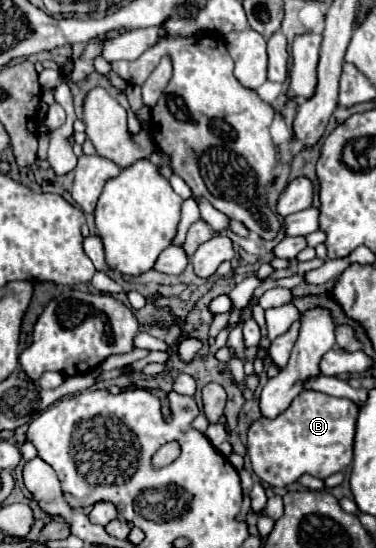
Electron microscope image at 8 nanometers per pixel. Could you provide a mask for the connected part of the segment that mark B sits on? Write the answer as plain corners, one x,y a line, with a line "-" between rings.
303,390
277,418
259,418
247,432
247,452
253,472
271,486
293,484
301,474
325,480
345,470
353,460
355,418
359,408
345,398
333,398
321,392

